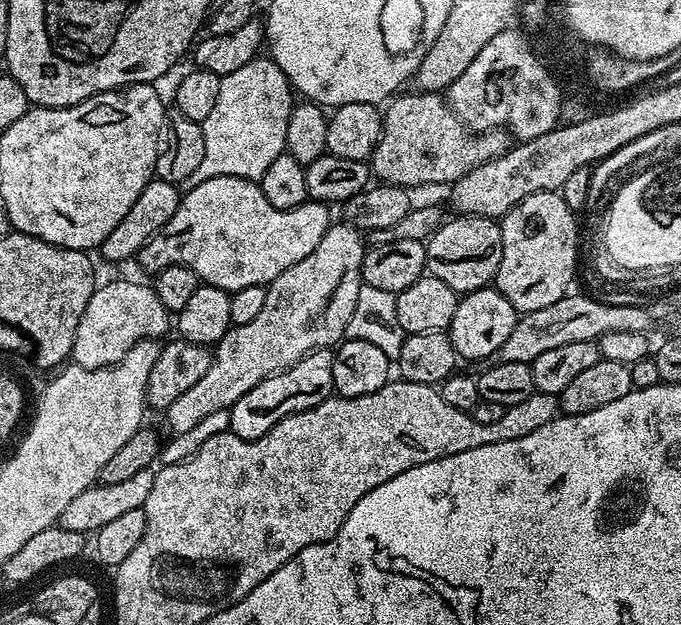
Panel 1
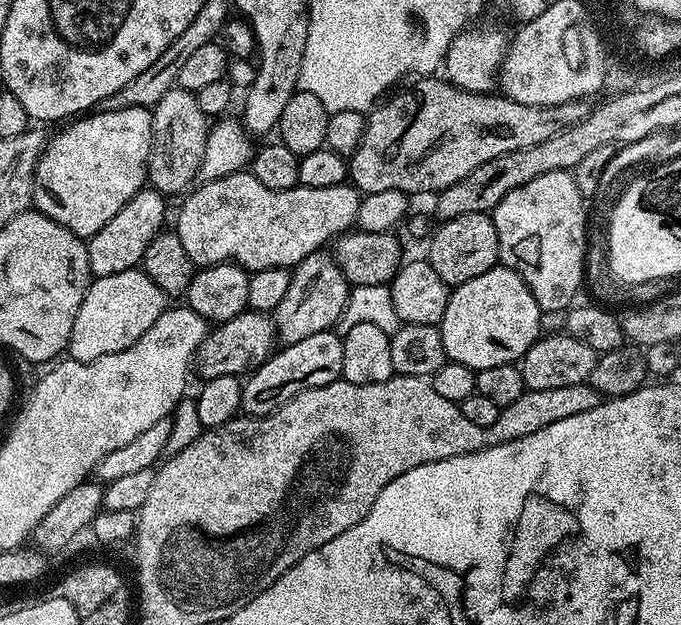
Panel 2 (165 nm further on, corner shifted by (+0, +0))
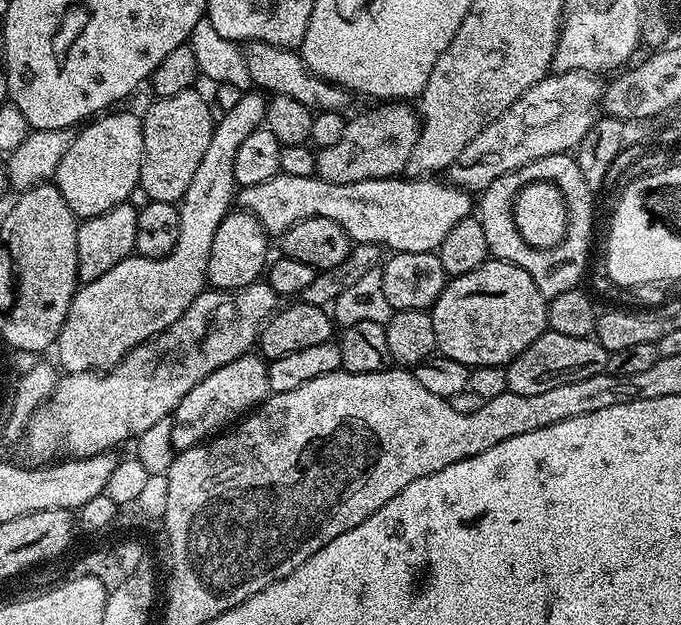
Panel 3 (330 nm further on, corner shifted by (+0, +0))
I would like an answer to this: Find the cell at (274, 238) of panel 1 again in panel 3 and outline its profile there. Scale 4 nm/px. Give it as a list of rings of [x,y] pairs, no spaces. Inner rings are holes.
[[[281,174],[266,182],[258,182],[258,186],[240,188],[238,204],[243,211],[249,212],[269,234],[283,234],[286,230],[290,230],[292,223],[297,220],[305,220],[311,216],[325,216],[342,225],[355,243],[379,244],[392,252],[436,252],[442,238],[446,238],[446,234],[450,234],[450,230],[454,230],[454,226],[458,226],[458,222],[462,222],[474,212],[473,193],[459,188],[457,184],[445,182],[440,178],[407,178],[404,176],[390,179],[363,179],[362,182],[334,183],[326,182],[316,176],[294,178]]]

